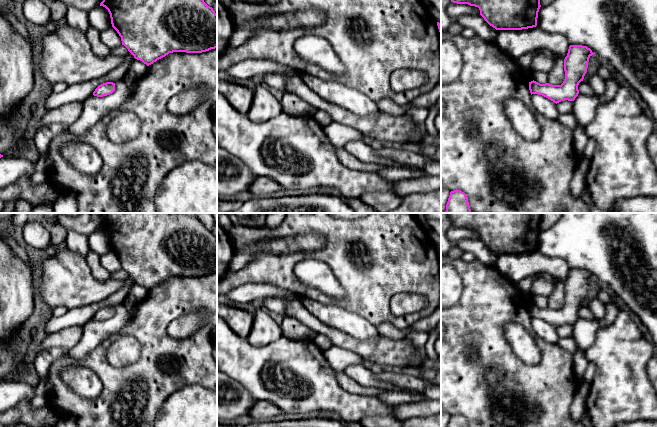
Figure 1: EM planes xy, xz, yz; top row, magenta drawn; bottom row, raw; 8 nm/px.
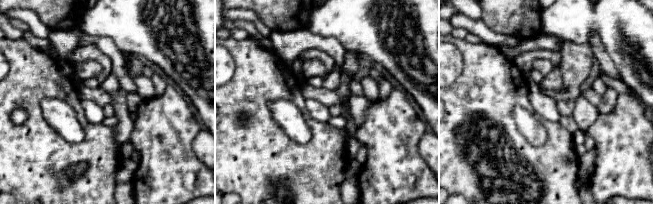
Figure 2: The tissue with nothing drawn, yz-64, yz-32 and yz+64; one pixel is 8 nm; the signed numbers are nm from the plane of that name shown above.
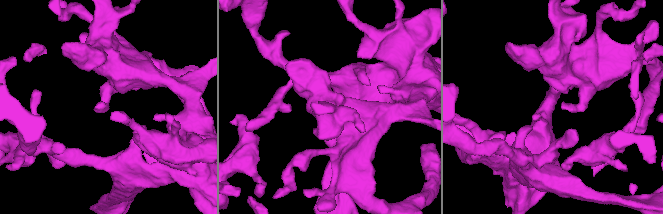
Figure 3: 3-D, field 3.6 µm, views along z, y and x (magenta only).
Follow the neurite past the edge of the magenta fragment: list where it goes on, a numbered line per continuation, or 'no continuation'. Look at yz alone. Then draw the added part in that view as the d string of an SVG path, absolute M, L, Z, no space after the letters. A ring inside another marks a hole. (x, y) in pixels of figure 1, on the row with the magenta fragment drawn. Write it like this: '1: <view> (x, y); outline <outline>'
no continuation

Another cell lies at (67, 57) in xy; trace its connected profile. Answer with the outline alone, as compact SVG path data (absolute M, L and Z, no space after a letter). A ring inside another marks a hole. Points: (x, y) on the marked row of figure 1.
M68 24L56 27L54 31L43 37L42 73L45 80L51 85L63 82L71 86L98 79L121 66L124 61L124 57L112 54L98 57L92 51L86 34Z

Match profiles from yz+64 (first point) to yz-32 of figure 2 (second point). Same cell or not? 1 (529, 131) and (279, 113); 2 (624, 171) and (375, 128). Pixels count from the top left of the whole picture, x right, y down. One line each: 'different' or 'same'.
1: same
2: same

